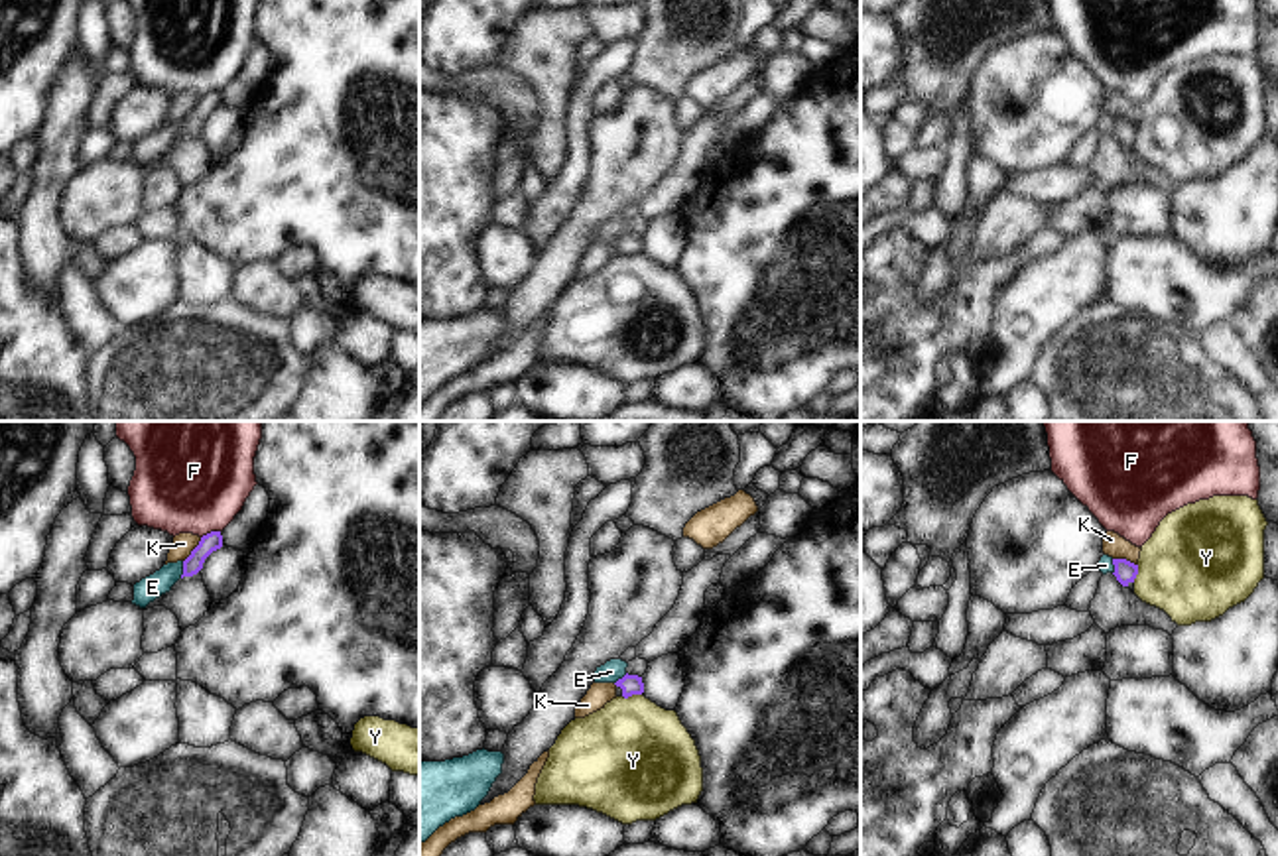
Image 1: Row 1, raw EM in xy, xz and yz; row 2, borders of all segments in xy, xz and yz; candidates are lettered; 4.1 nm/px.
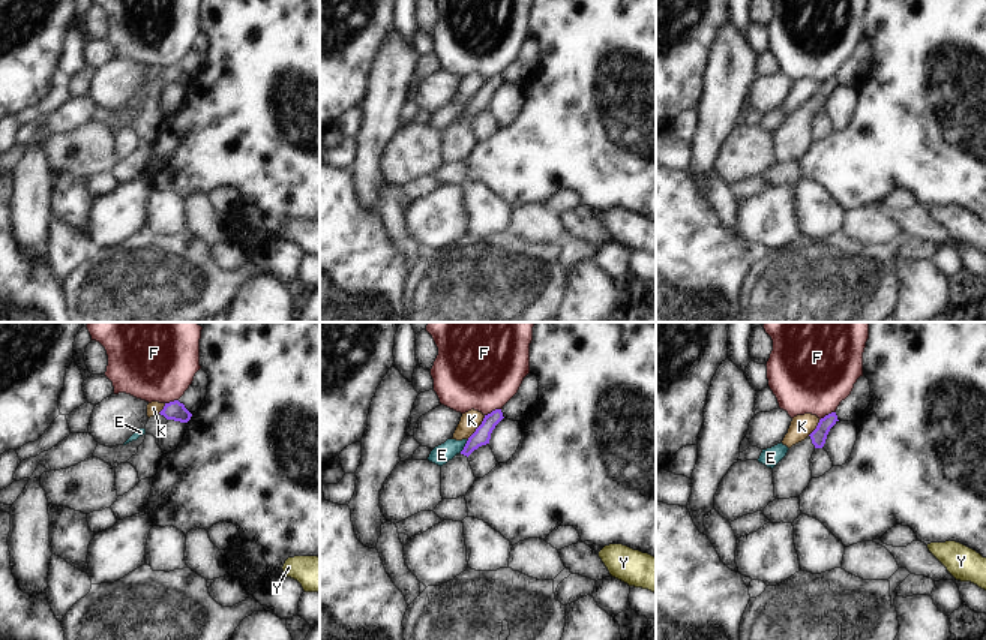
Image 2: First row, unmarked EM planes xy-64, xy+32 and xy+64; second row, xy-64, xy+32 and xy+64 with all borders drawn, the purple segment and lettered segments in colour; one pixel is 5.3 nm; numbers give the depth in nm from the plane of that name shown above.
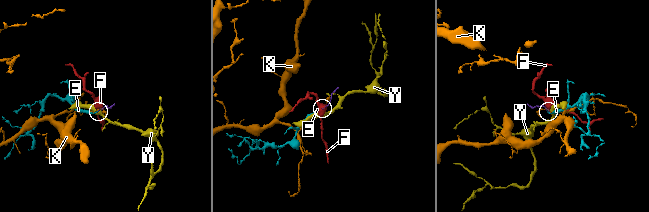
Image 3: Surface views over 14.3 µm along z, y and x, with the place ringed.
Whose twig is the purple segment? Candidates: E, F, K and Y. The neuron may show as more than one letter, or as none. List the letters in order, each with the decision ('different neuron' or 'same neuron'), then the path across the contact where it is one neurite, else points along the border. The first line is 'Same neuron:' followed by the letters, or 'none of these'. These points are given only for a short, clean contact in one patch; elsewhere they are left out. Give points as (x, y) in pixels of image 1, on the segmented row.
Same neuron: none of these
E: different neuron; border along xy (184, 561), (180, 577)
F: different neuron; border along xy (219, 530), (211, 530), (201, 538)
K: different neuron
Y: different neuron; border along xz (640, 693), (623, 697)

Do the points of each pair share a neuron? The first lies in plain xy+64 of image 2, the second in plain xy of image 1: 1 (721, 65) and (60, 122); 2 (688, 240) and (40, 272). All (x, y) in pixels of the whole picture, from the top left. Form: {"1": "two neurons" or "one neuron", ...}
{"1": "one neuron", "2": "two neurons"}

